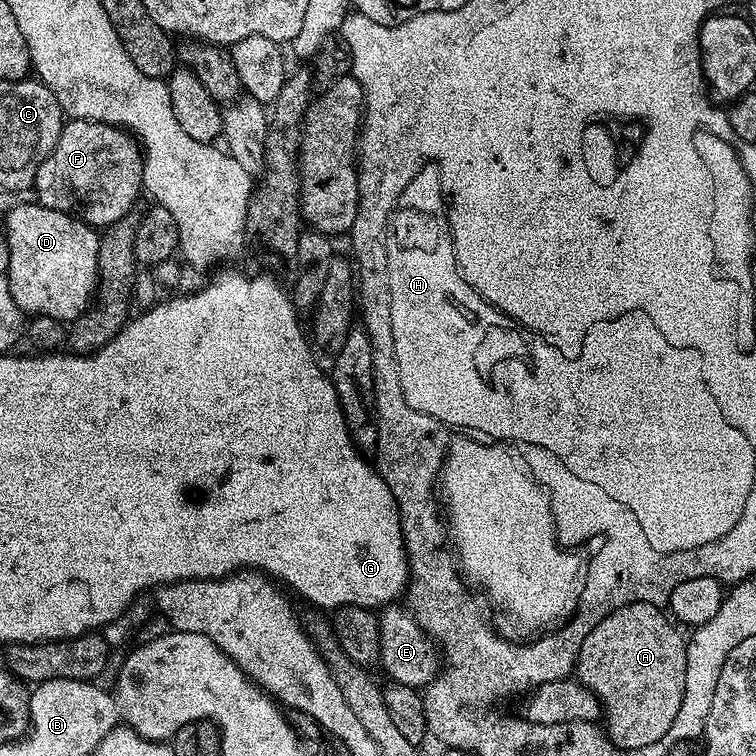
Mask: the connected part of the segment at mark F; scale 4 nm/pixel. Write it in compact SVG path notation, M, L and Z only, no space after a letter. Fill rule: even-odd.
M69 119L65 123L64 128L58 134L58 142L54 142L54 150L50 150L50 154L38 166L36 178L34 181L35 203L46 206L50 210L58 210L66 212L69 216L74 216L78 220L84 221L85 224L91 224L97 230L107 230L112 225L117 224L119 220L125 219L129 215L128 212L132 208L132 203L136 200L136 195L142 192L142 149L135 139L125 129L118 128L114 124L103 124L102 122L94 122L93 120L74 120Z

